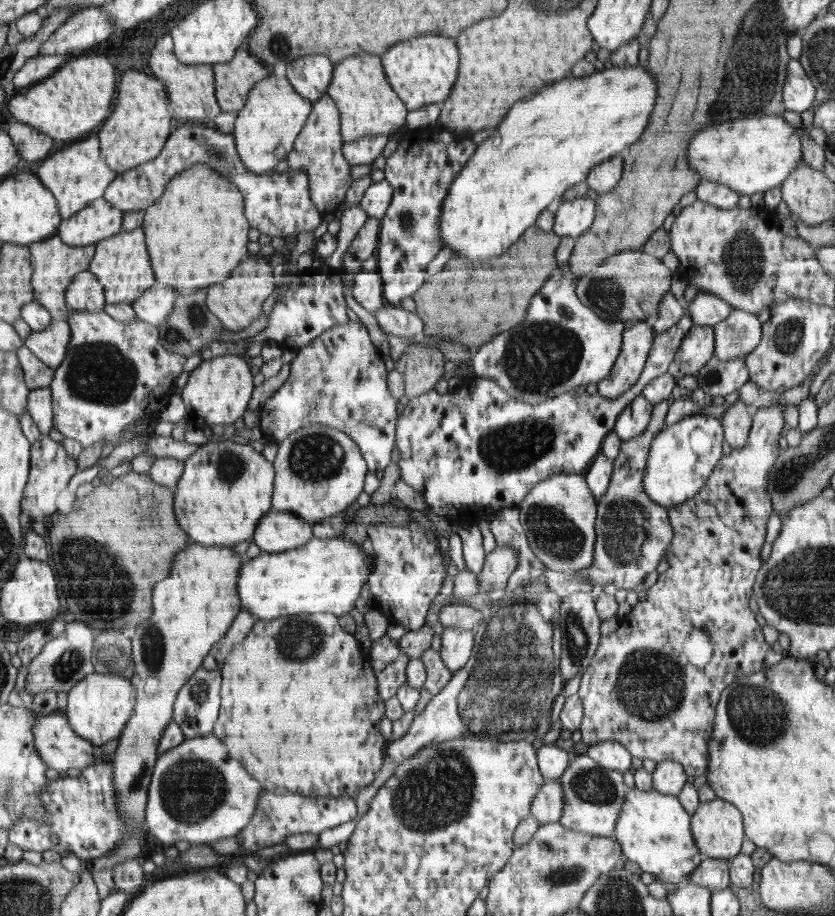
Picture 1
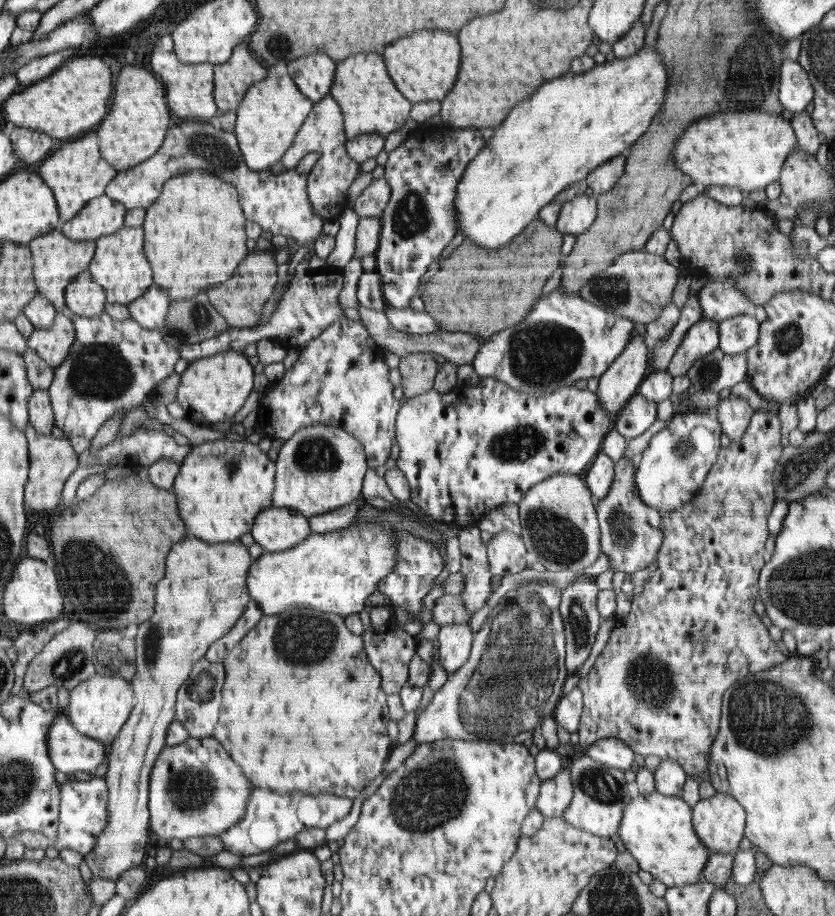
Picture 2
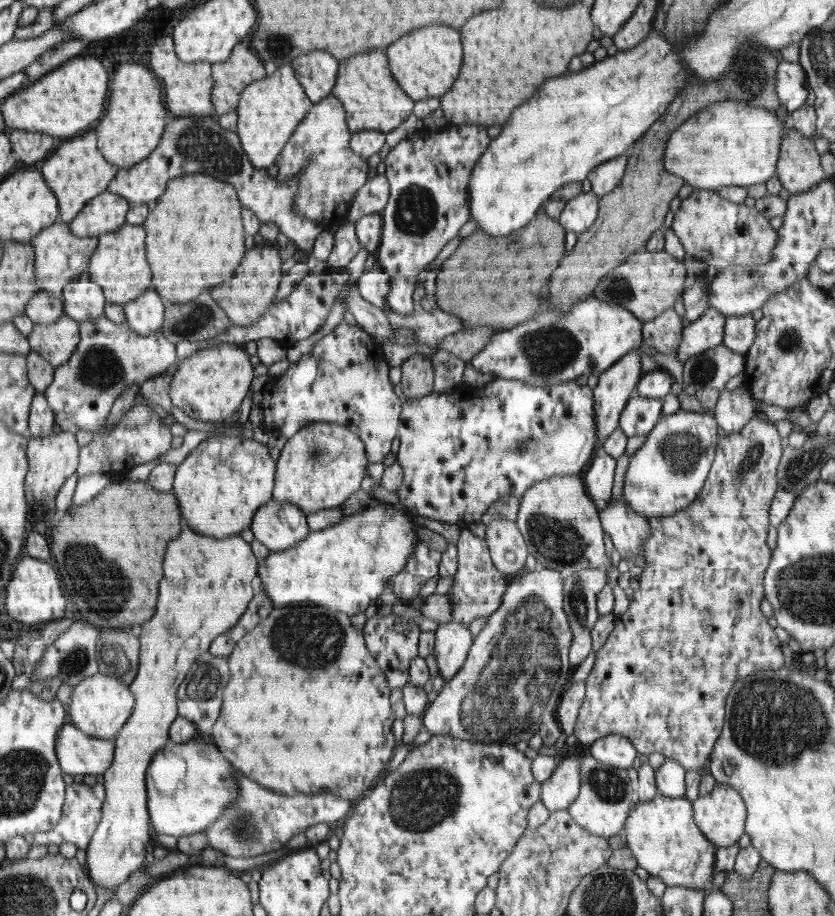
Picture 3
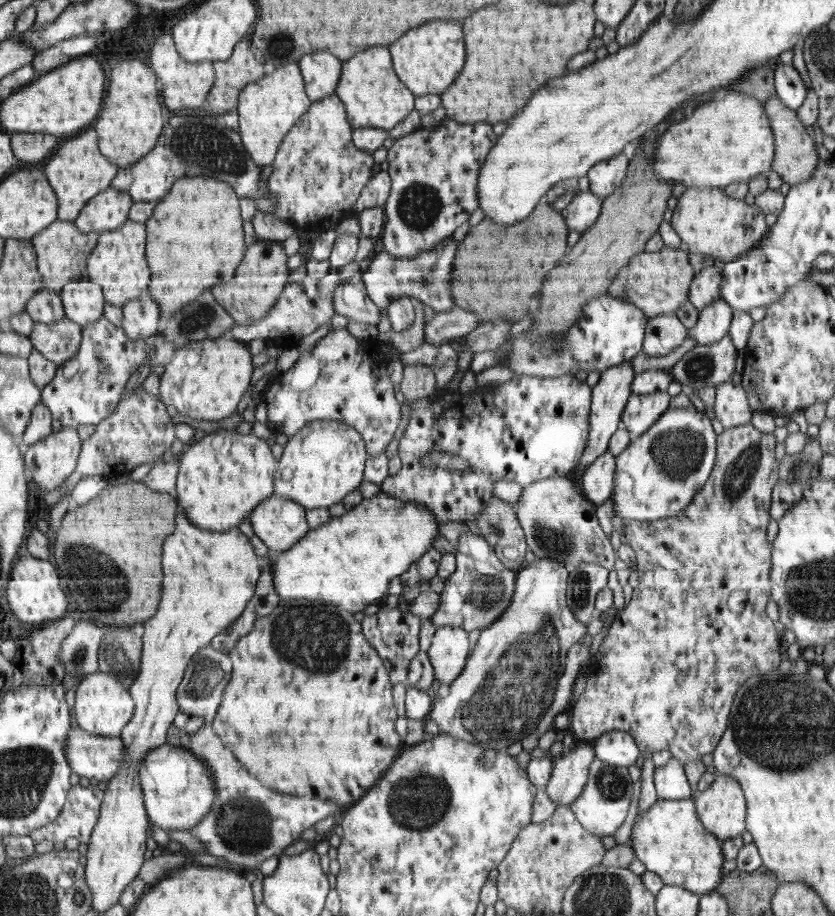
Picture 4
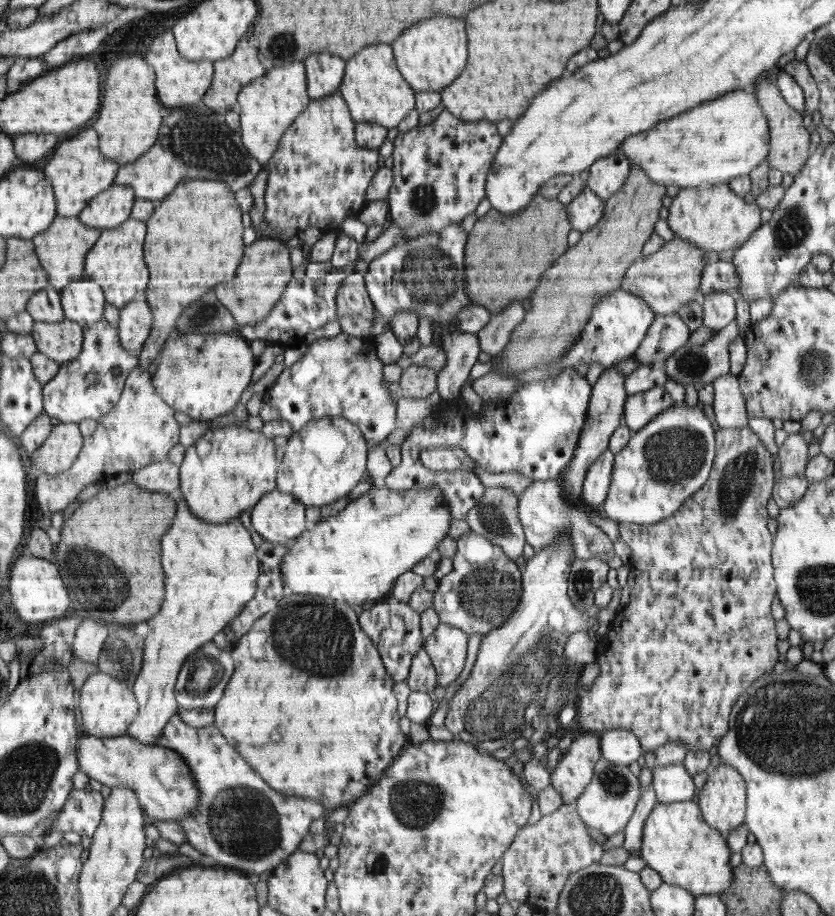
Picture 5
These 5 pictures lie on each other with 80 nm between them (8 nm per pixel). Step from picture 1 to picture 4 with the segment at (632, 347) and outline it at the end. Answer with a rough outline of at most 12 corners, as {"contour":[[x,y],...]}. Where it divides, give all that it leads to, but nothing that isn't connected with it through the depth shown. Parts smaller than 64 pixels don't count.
{"contour":[[631,360],[607,368],[592,390],[591,428],[572,480],[607,452],[634,380]]}

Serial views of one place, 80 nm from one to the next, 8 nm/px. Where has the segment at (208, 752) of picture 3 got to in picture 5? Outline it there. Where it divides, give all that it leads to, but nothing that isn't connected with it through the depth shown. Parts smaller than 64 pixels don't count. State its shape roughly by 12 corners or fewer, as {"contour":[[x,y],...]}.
{"contour":[[84,734],[84,774],[131,788],[154,820],[181,820],[201,790],[175,750]]}

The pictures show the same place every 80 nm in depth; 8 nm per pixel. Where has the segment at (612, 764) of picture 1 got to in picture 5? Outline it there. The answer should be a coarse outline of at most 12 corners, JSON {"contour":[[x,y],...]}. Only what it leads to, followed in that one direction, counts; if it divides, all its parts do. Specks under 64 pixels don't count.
{"contour":[[616,728],[600,736],[601,758],[630,766],[642,756],[632,732]]}

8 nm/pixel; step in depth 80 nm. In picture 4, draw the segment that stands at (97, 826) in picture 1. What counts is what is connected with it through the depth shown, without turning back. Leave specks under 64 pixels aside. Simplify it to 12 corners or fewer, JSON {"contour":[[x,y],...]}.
{"contour":[[76,785],[54,822],[29,837],[90,842],[106,792]]}

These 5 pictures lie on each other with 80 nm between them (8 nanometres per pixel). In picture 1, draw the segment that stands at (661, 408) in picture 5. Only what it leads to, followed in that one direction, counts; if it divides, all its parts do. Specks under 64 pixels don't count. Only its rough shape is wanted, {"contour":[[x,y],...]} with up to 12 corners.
{"contour":[[640,394],[624,408],[614,431],[622,441],[647,430],[654,405]]}

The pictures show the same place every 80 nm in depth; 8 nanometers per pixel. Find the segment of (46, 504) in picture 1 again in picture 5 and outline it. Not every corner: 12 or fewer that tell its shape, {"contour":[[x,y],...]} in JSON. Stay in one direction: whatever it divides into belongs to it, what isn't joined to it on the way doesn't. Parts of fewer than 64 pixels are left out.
{"contour":[[60,422],[32,458],[33,472],[56,477],[82,451],[79,424]]}

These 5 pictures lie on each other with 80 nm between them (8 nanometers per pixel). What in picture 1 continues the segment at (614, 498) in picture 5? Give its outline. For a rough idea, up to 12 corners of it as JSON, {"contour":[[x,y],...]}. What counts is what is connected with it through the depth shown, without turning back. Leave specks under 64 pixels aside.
{"contour":[[687,415],[651,443],[644,489],[695,497],[722,459],[720,420]]}

